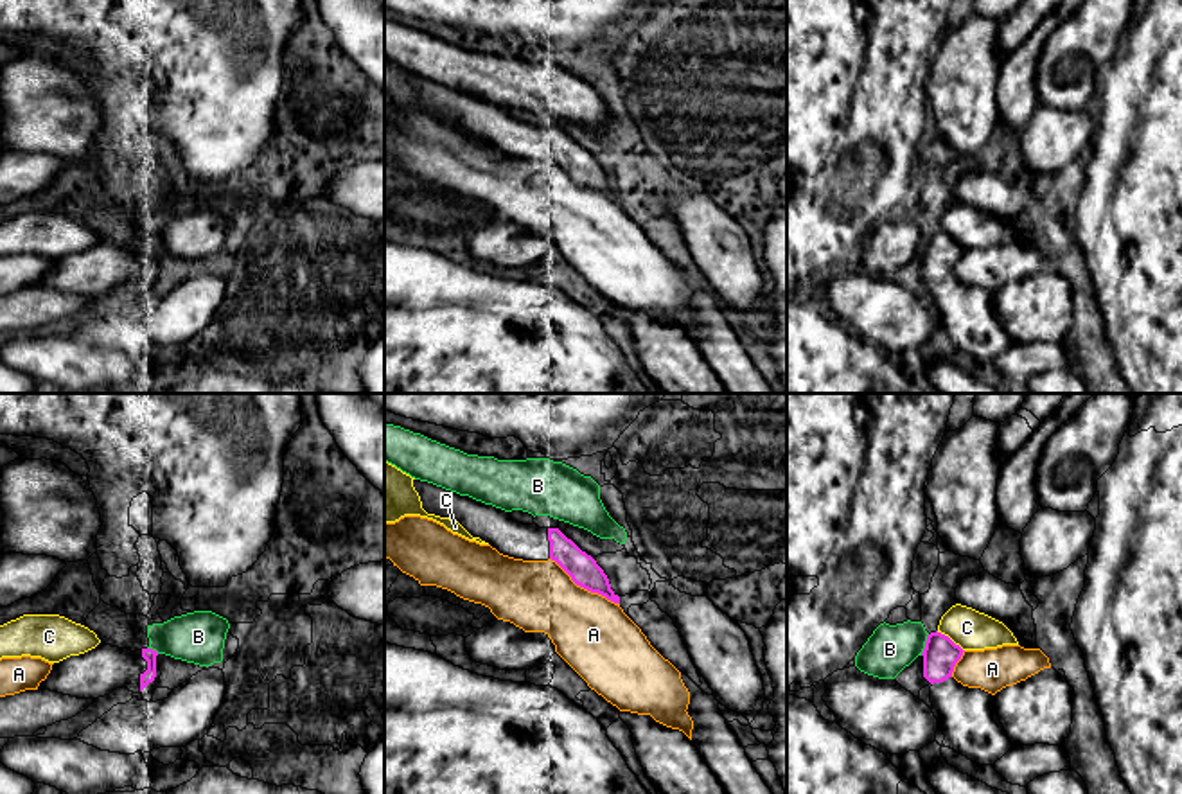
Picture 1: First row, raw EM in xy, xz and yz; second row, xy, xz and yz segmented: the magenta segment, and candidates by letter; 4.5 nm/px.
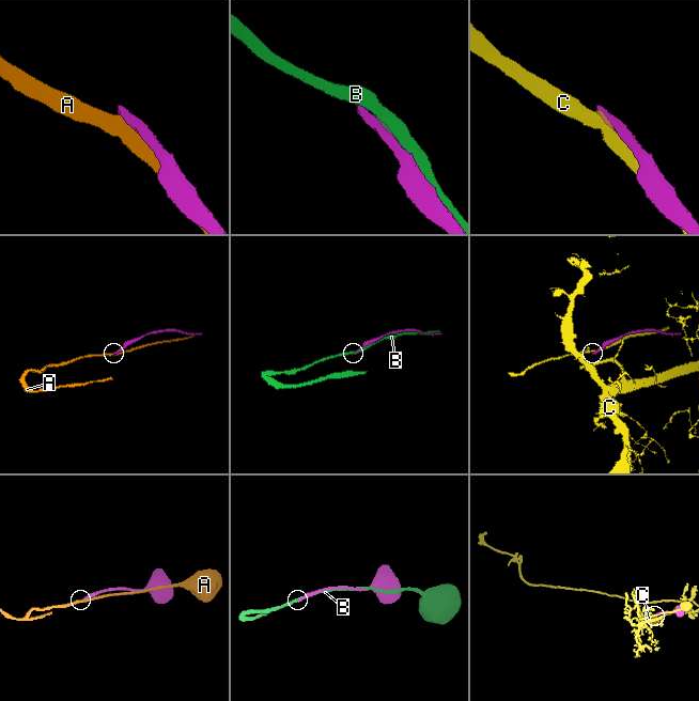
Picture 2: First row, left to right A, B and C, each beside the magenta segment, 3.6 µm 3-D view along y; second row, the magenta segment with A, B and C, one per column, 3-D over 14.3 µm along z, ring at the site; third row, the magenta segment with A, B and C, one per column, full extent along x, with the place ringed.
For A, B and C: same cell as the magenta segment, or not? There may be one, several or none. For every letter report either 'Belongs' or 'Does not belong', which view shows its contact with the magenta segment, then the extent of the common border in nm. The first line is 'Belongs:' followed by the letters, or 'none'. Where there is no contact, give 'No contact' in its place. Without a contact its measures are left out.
Belongs: none
A: Does not belong. Touches magenta in xz. Shared border 380 nm
B: Does not belong. Touches magenta in yz. Shared border 100 nm
C: Does not belong. Touches magenta in yz. Shared border 160 nm

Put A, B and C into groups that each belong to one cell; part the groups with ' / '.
A / B / C

